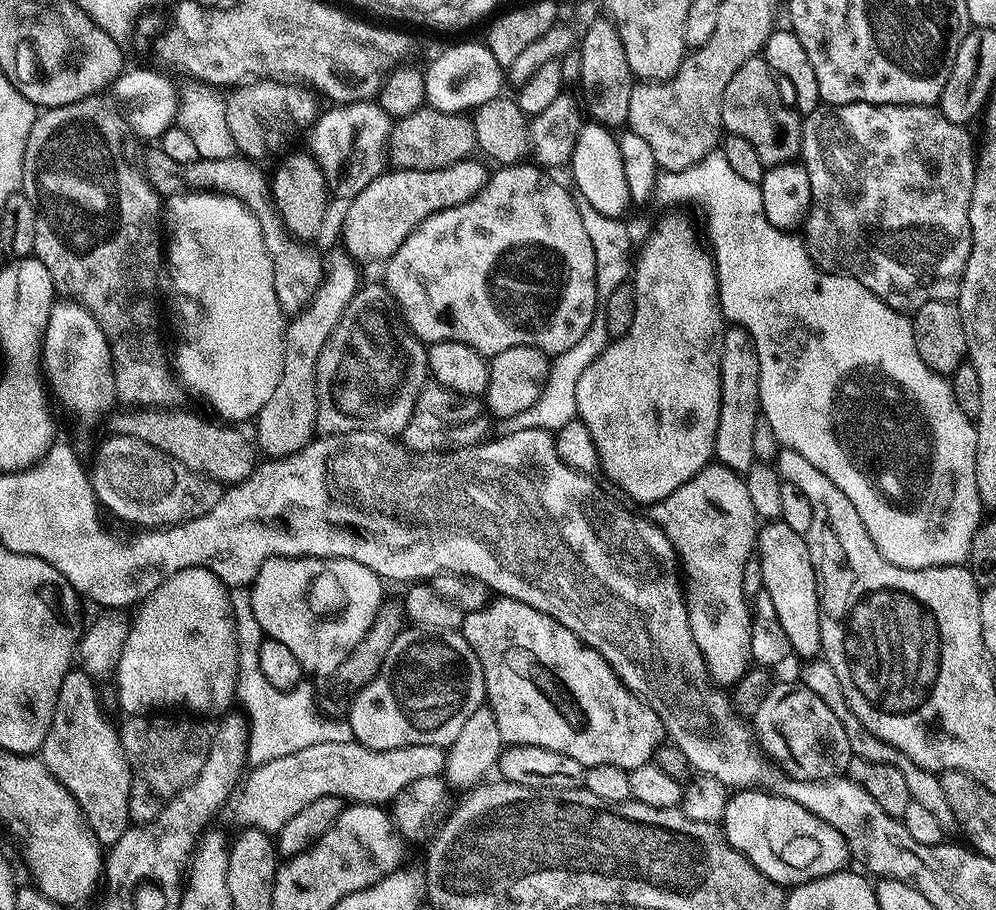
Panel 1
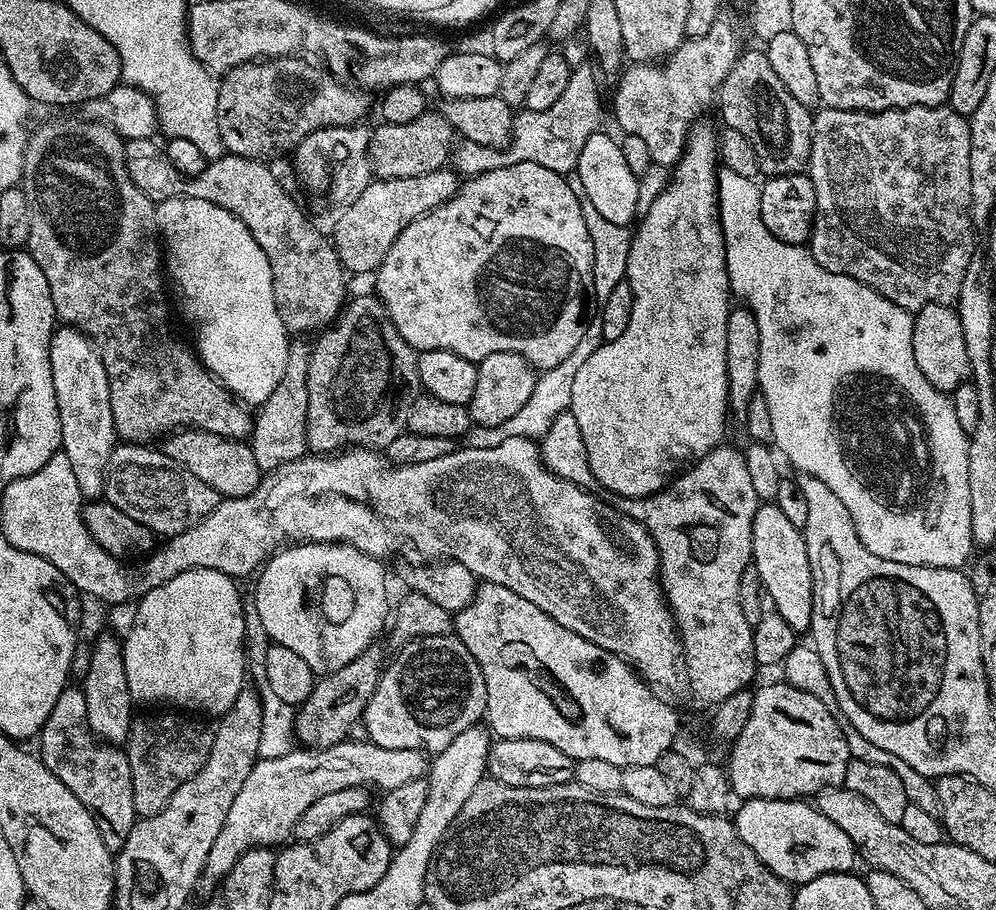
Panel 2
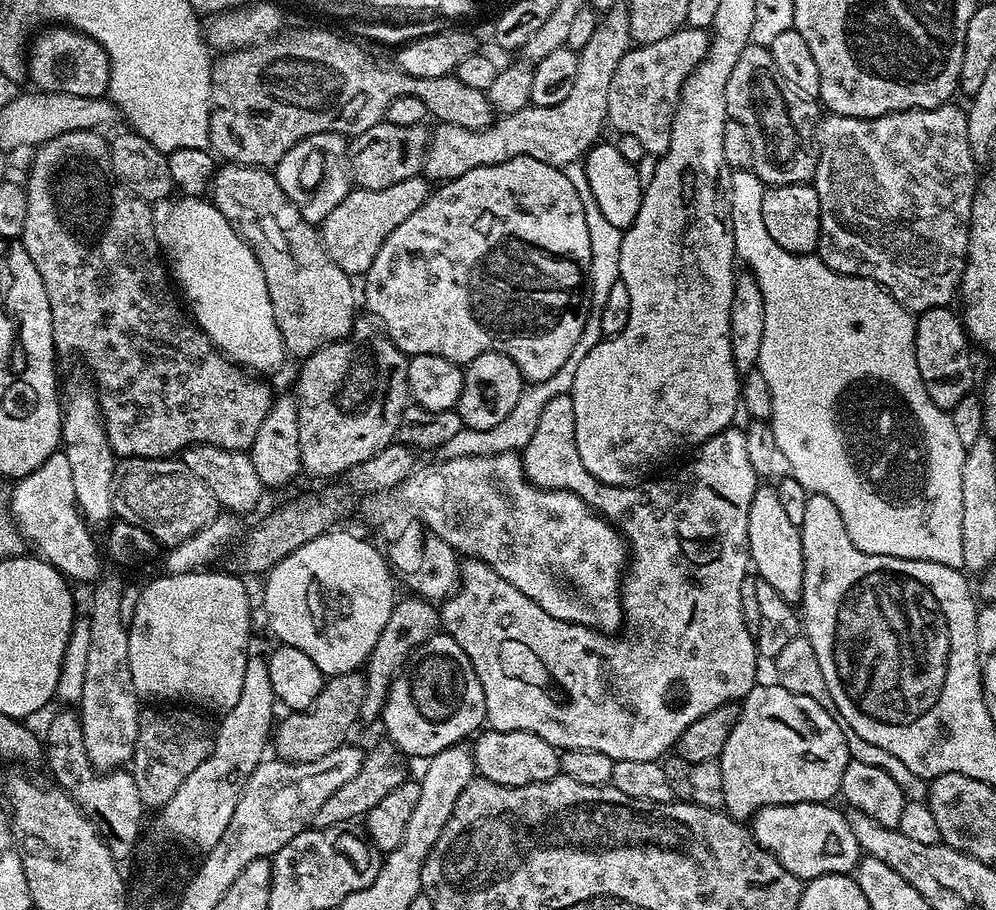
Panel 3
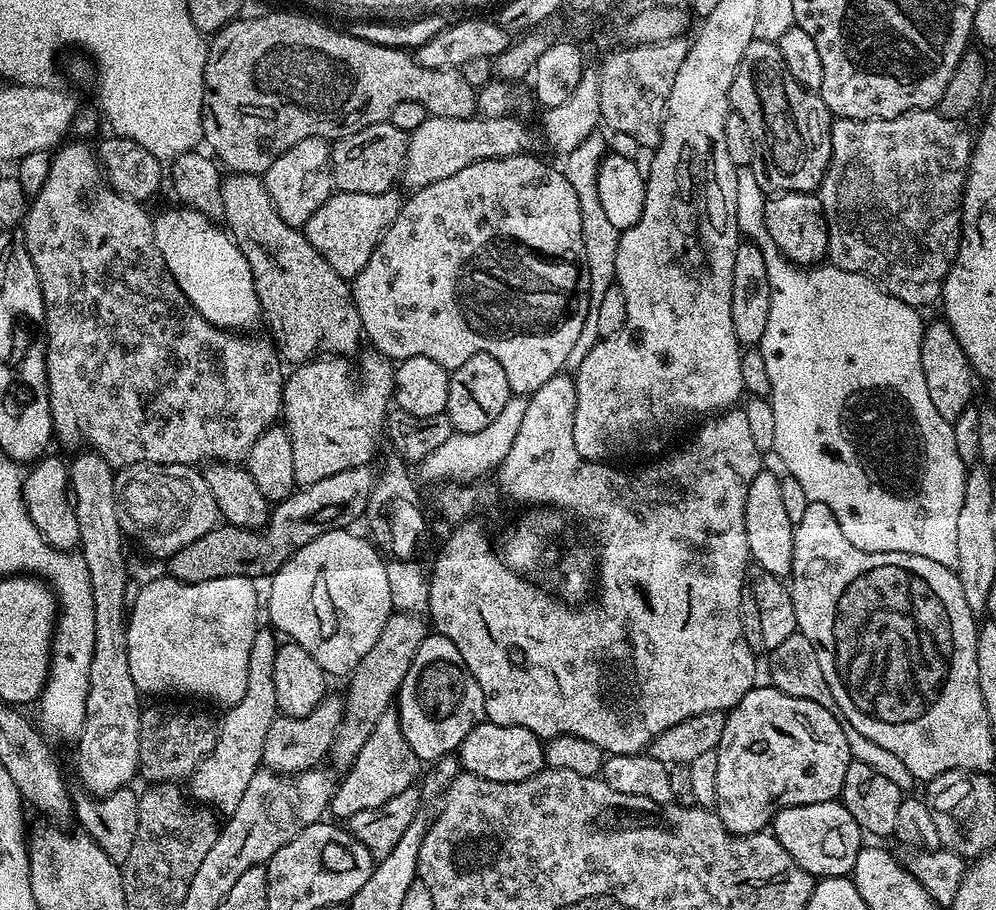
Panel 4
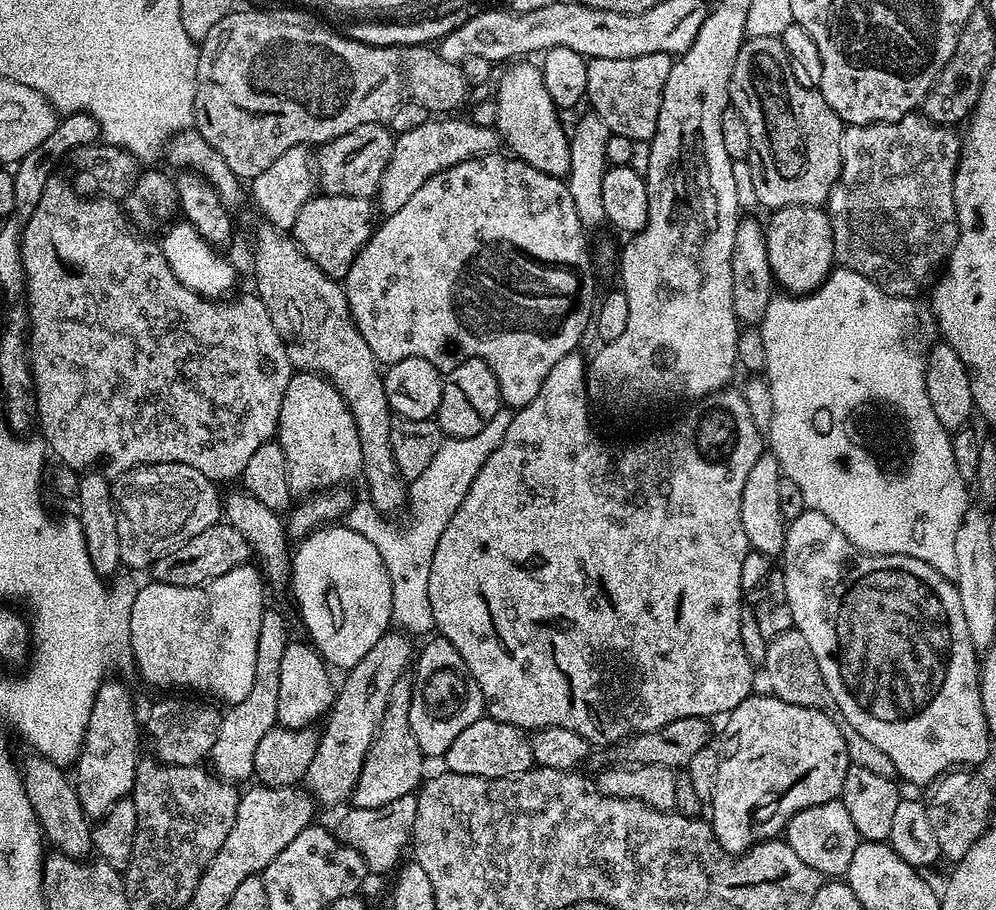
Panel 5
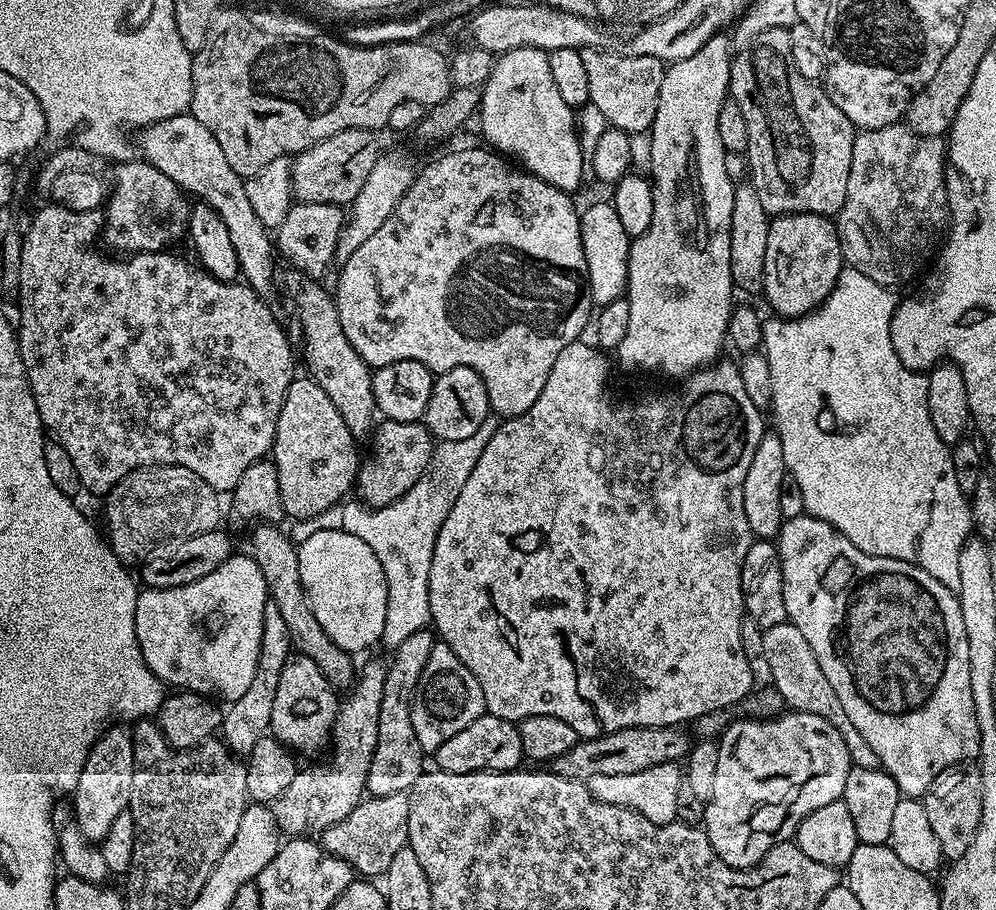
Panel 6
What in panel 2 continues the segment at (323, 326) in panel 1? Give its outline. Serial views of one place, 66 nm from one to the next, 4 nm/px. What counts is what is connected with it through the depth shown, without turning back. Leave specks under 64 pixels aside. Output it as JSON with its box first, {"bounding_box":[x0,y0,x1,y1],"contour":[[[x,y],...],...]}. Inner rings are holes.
{"bounding_box":[250,338,312,473],"contour":[[[296,338],[289,343],[286,354],[286,370],[282,374],[282,382],[278,382],[278,386],[274,386],[274,394],[270,394],[270,398],[266,398],[266,402],[259,405],[252,422],[250,443],[261,473],[273,472],[275,468],[286,462],[300,460],[308,452],[308,443],[306,442],[306,406],[308,405],[306,378],[308,377],[312,349],[307,343],[304,345],[300,340],[303,339]]]}

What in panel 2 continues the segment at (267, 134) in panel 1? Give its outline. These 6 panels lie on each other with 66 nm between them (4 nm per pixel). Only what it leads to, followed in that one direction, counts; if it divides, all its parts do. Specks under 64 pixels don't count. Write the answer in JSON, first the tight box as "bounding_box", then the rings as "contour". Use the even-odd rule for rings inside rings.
{"bounding_box":[218,56,369,162],"contour":[[[277,56],[275,58],[265,58],[255,62],[240,64],[236,68],[223,73],[222,79],[219,81],[220,89],[218,90],[218,134],[222,134],[222,142],[224,143],[225,153],[233,156],[241,156],[242,158],[250,158],[251,160],[263,160],[272,162],[275,156],[284,156],[295,150],[302,141],[306,139],[311,132],[319,128],[337,128],[338,126],[348,126],[349,124],[361,123],[368,112],[368,96],[369,93],[364,90],[357,90],[355,87],[349,86],[347,83],[341,82],[331,72],[323,67],[315,68],[312,64],[307,64],[307,59],[297,58],[296,56]]]}

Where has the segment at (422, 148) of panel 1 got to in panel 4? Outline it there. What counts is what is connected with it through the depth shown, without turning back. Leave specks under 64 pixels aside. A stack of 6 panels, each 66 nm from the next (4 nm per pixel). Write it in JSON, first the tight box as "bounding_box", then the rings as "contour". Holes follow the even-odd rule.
{"bounding_box":[330,122,409,194],"contour":[[[390,122],[371,124],[358,134],[343,136],[330,148],[330,167],[333,185],[339,191],[354,194],[382,194],[393,191],[392,184],[401,179],[408,153],[409,133],[398,130]]]}

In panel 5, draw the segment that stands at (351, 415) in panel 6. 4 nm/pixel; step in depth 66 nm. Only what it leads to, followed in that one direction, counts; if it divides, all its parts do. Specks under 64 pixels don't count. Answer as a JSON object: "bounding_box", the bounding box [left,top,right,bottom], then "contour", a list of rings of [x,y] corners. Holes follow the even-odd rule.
{"bounding_box":[252,223,406,514],"contour":[[[261,223],[256,232],[256,257],[252,260],[252,272],[256,275],[255,295],[266,306],[266,314],[270,314],[270,322],[274,322],[274,330],[282,338],[286,346],[286,354],[290,358],[293,369],[301,372],[316,372],[325,376],[342,394],[346,406],[356,423],[358,442],[362,446],[362,480],[368,483],[367,499],[378,511],[393,514],[405,507],[406,481],[400,475],[394,462],[394,450],[390,446],[390,426],[393,417],[390,415],[384,378],[381,365],[376,356],[366,346],[362,334],[358,334],[358,326],[352,321],[348,299],[341,281],[331,280],[328,275],[303,252],[291,235],[277,230],[273,224]]]}

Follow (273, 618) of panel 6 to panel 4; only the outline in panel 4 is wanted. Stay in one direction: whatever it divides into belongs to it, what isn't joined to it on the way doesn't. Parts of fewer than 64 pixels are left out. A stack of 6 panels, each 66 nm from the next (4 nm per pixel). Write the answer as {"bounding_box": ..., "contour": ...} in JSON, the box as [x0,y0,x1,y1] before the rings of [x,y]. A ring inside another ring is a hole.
{"bounding_box":[190,626,278,814],"contour":[[[268,626],[257,627],[254,643],[250,645],[250,662],[246,666],[246,694],[242,694],[242,702],[231,705],[225,711],[228,713],[224,720],[222,716],[219,721],[214,750],[190,777],[190,796],[197,805],[207,806],[220,814],[231,814],[238,810],[238,802],[242,802],[242,794],[246,794],[250,778],[261,771],[264,762],[262,746],[266,742],[270,722],[274,722],[278,715],[274,698],[274,654],[277,647],[277,633]]]}

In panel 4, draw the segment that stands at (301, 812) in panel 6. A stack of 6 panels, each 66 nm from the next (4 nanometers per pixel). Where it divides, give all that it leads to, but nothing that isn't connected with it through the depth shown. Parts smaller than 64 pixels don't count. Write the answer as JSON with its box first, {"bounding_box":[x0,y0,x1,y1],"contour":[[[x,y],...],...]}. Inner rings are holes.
{"bounding_box":[330,611,430,770],"contour":[[[393,611],[392,617],[382,626],[382,634],[378,634],[378,642],[362,662],[347,677],[348,692],[343,693],[344,697],[344,721],[342,726],[336,729],[336,737],[332,743],[330,760],[340,767],[340,770],[347,769],[353,758],[362,750],[370,730],[386,714],[388,708],[393,707],[397,699],[402,678],[406,678],[406,670],[410,670],[410,662],[414,654],[418,654],[418,646],[430,635],[430,624],[423,615],[415,612]]]}

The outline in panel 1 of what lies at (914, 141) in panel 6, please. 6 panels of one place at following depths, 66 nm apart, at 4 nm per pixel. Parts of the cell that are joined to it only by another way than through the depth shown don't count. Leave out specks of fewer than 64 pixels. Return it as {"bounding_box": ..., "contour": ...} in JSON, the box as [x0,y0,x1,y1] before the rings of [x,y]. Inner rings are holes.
{"bounding_box":[802,102,976,314],"contour":[[[858,102],[857,104],[825,104],[821,103],[820,107],[814,111],[807,113],[803,117],[804,137],[802,138],[802,163],[806,174],[810,178],[810,194],[812,195],[812,208],[808,212],[808,218],[802,225],[802,239],[808,245],[808,253],[810,258],[824,272],[839,272],[841,276],[852,276],[858,282],[862,282],[862,286],[866,286],[866,290],[870,290],[882,302],[886,302],[896,312],[905,314],[915,314],[922,306],[926,306],[926,302],[938,302],[939,300],[955,301],[956,296],[960,293],[960,283],[962,282],[962,274],[966,270],[966,258],[970,258],[970,246],[972,239],[970,238],[970,194],[974,190],[974,174],[976,173],[976,157],[974,155],[974,140],[968,137],[969,129],[962,124],[950,122],[950,118],[946,118],[935,107],[925,106],[922,104],[867,104],[866,102]]]}

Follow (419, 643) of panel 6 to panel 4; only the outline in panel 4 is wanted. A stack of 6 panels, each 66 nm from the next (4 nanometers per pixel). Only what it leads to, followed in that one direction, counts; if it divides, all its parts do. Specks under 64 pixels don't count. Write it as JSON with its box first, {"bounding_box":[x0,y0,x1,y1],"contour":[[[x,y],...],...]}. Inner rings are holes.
{"bounding_box":[331,707,422,822],"contour":[[[395,707],[388,708],[386,714],[382,714],[382,718],[378,718],[374,730],[370,730],[365,744],[362,745],[362,750],[358,750],[358,754],[341,775],[345,776],[339,777],[336,792],[332,795],[331,815],[341,816],[341,818],[336,818],[347,822],[351,816],[362,810],[374,810],[378,806],[382,806],[382,802],[390,802],[390,798],[395,798],[396,795],[402,794],[402,790],[413,787],[417,783],[416,771],[419,768],[422,768],[422,761],[416,757],[414,750],[410,750],[410,742],[406,742],[406,734],[402,734],[399,711]]]}

